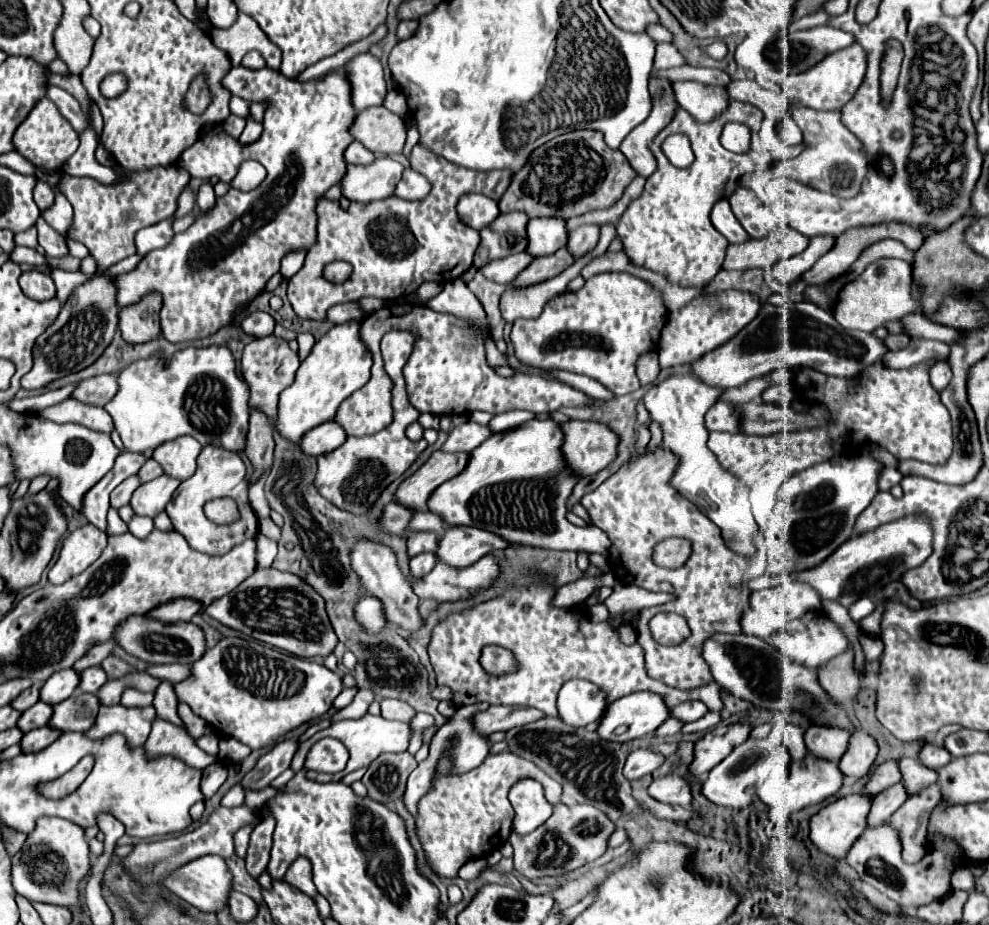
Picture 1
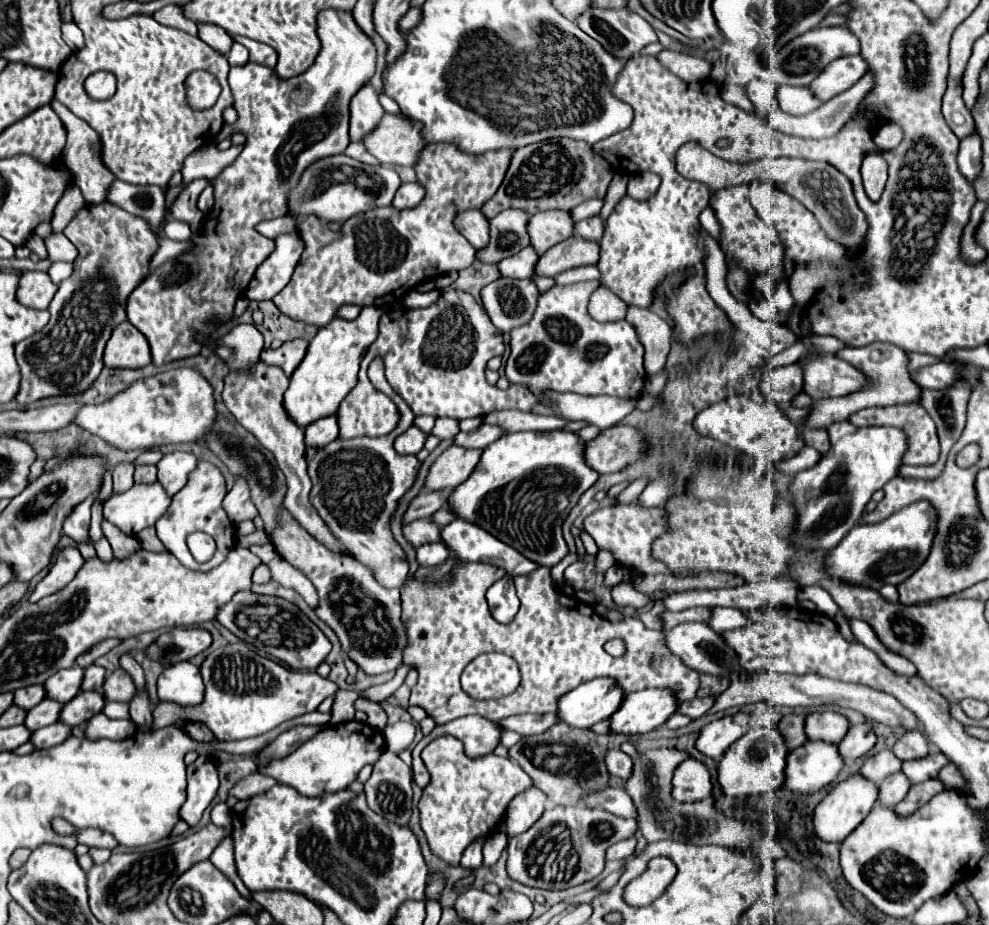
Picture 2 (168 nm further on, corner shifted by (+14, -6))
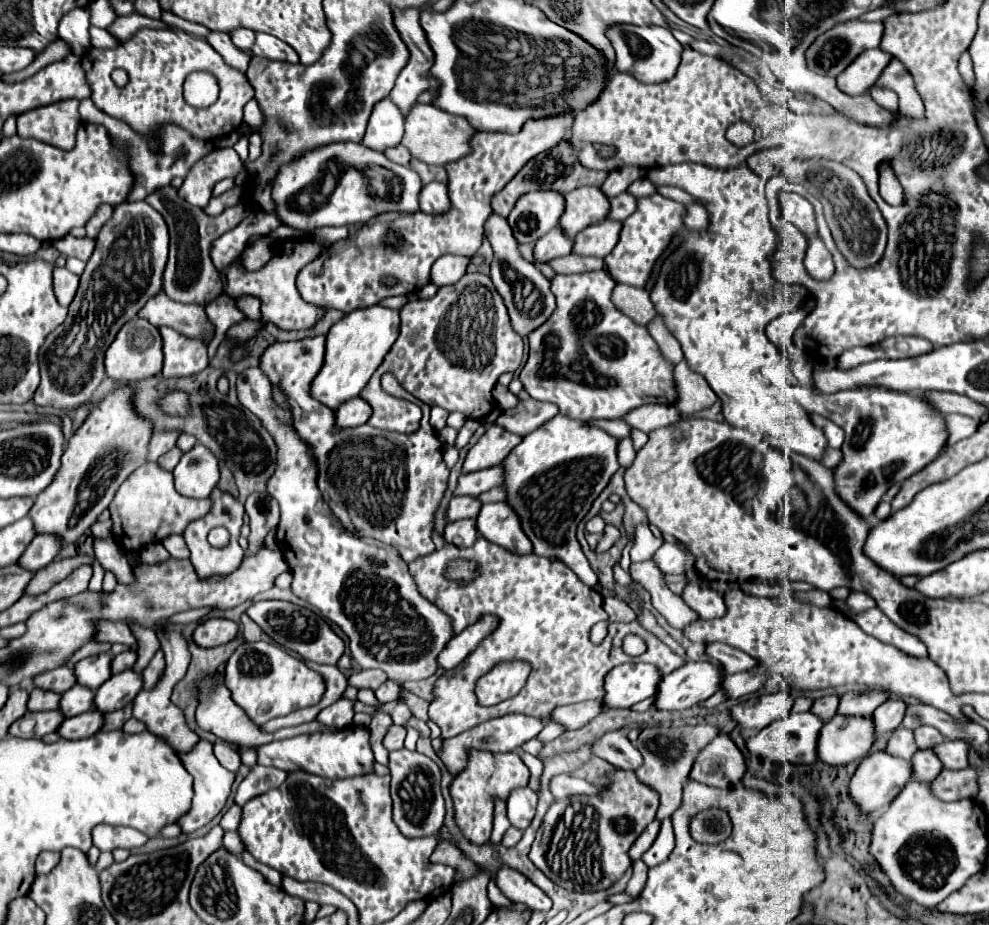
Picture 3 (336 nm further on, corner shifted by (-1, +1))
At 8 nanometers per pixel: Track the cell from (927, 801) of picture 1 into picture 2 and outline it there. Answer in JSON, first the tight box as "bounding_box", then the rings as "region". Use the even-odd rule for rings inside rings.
{"bounding_box":[895,779,945,815],"region":[[[929,779],[921,785],[911,785],[907,797],[895,807],[895,811],[899,815],[911,815],[913,811],[917,811],[921,805],[925,805],[927,801],[931,801],[937,793],[943,793],[945,785],[941,785],[939,779]]]}

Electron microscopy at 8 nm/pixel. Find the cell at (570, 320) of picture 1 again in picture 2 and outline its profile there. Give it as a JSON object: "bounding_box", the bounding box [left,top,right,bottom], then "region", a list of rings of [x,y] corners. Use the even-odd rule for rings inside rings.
{"bounding_box":[505,281,645,399],"region":[[[581,281],[565,287],[553,285],[539,295],[535,317],[527,325],[511,331],[511,355],[505,367],[509,383],[523,385],[533,395],[557,391],[623,399],[641,397],[645,385],[643,345],[625,319],[617,323],[599,323],[587,313],[589,297],[597,287],[599,281]]]}

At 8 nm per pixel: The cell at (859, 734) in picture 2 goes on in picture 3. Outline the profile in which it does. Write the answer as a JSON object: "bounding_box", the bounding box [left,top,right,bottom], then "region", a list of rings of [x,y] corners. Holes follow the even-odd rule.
{"bounding_box":[872,700,906,734],"region":[[[886,700],[884,704],[880,704],[872,714],[876,734],[896,730],[904,718],[904,710],[906,710],[906,704],[898,702],[898,700]]]}

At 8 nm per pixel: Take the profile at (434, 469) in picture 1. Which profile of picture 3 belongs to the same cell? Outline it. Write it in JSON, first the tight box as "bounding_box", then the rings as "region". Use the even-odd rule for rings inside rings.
{"bounding_box":[462,424,522,474],"region":[[[492,424],[480,436],[480,440],[468,450],[462,472],[468,474],[468,472],[478,472],[478,470],[498,466],[520,440],[522,440],[520,436],[508,434],[504,428]]]}

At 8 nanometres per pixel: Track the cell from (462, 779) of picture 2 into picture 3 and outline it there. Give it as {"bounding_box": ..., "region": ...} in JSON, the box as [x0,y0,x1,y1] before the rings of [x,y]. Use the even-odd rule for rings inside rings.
{"bounding_box":[450,750,528,844],"region":[[[470,750],[466,768],[454,776],[450,784],[450,796],[454,802],[454,820],[460,826],[466,840],[472,844],[486,844],[492,832],[494,802],[508,800],[512,790],[528,786],[528,766],[522,762],[518,752],[494,754],[486,750]]]}

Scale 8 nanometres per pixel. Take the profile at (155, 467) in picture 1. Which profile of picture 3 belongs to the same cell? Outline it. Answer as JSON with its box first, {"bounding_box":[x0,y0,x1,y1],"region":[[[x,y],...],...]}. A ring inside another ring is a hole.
{"bounding_box":[158,448,182,470],"region":[[[172,448],[170,452],[166,452],[164,456],[160,456],[158,458],[158,464],[160,464],[160,468],[164,468],[164,470],[174,470],[174,466],[178,464],[178,460],[180,460],[180,456],[182,456],[182,452],[180,450],[176,450],[176,448]]]}

